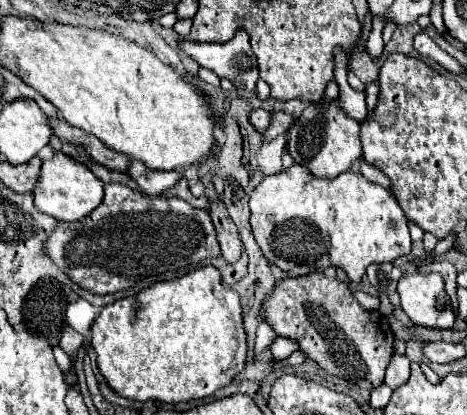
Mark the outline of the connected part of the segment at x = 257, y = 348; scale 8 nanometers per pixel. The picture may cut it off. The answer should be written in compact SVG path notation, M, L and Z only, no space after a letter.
M262 321L262 323L260 323L260 327L258 327L258 331L256 331L256 345L254 345L254 353L260 353L262 349L266 349L266 347L272 343L272 339L276 339L274 329L270 327L270 323L268 323L268 321Z

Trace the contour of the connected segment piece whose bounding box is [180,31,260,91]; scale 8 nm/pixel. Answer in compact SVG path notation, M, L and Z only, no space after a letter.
M238 31L228 43L192 43L184 39L180 51L194 57L200 67L212 69L218 77L230 79L234 87L256 91L258 63L250 49L246 31Z

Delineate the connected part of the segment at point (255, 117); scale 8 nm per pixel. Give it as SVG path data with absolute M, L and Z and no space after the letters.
M256 109L256 111L252 113L252 123L254 123L256 129L264 131L264 129L270 127L270 123L272 123L272 113L266 111L266 109Z

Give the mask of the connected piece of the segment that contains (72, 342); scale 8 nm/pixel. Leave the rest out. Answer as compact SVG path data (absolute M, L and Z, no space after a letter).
M66 327L64 337L60 339L60 347L62 347L68 355L74 355L80 345L82 345L82 335L80 335L78 331L74 331L72 327Z

